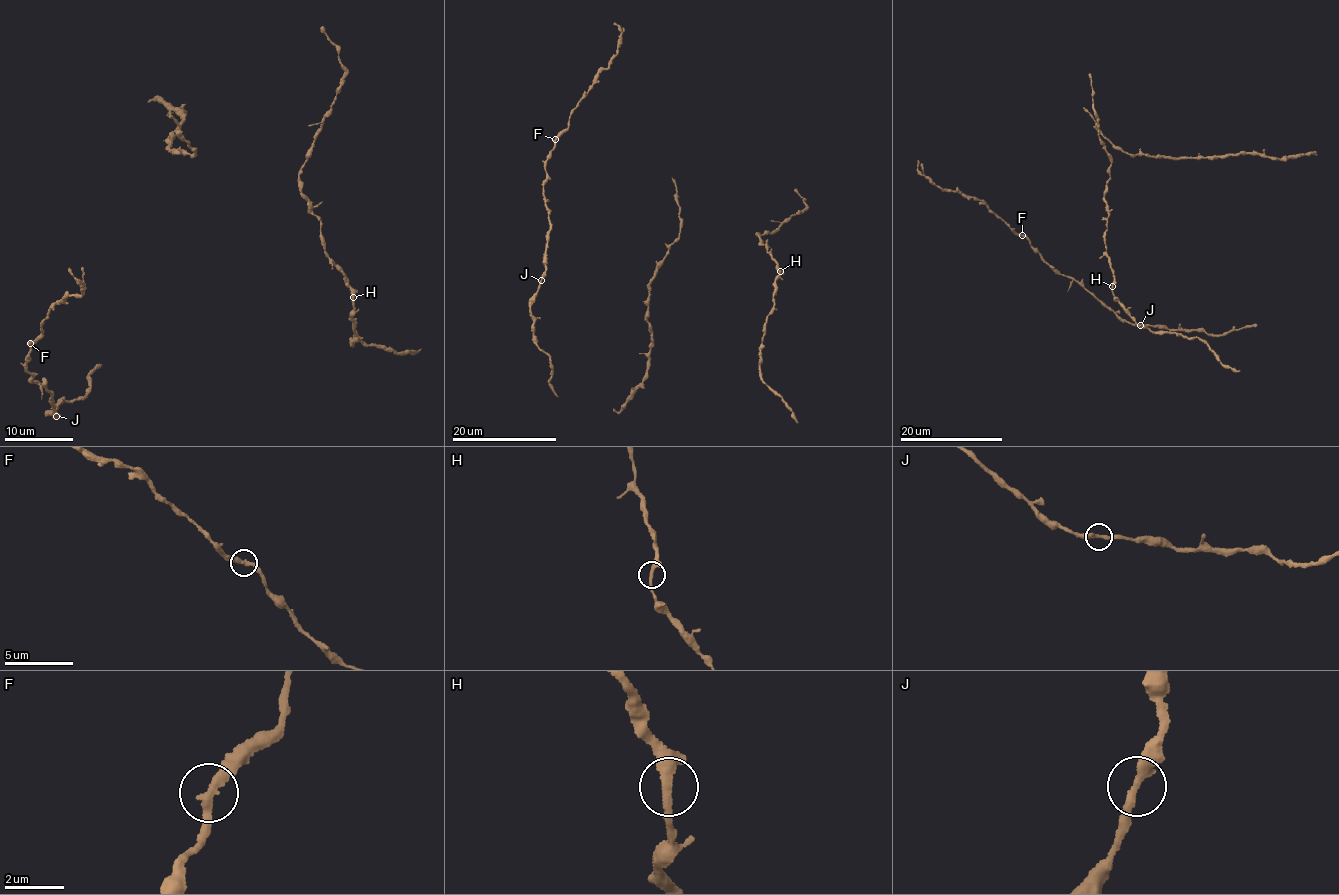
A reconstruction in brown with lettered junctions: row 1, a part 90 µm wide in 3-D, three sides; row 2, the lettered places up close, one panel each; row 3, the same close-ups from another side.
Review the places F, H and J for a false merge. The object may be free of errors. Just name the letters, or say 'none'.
none

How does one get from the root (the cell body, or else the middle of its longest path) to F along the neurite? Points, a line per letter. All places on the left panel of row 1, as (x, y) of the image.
F: (48, 415), (59, 416), (50, 393), (31, 383), (26, 356), (30, 344)

